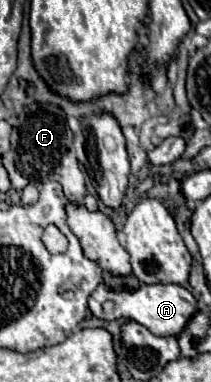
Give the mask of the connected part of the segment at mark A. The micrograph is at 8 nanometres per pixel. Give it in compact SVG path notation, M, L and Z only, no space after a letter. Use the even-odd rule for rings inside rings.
M99 284L97 290L89 296L89 308L91 308L93 316L97 316L97 318L135 320L157 336L177 336L183 330L183 326L187 324L187 320L191 318L191 314L195 312L195 298L191 296L191 292L187 288L183 288L179 284L143 284L135 290L127 288L127 286L119 288L119 290L107 290L105 284ZM107 300L111 300L115 304L113 314L109 314L109 316L103 312L103 302L107 302Z

